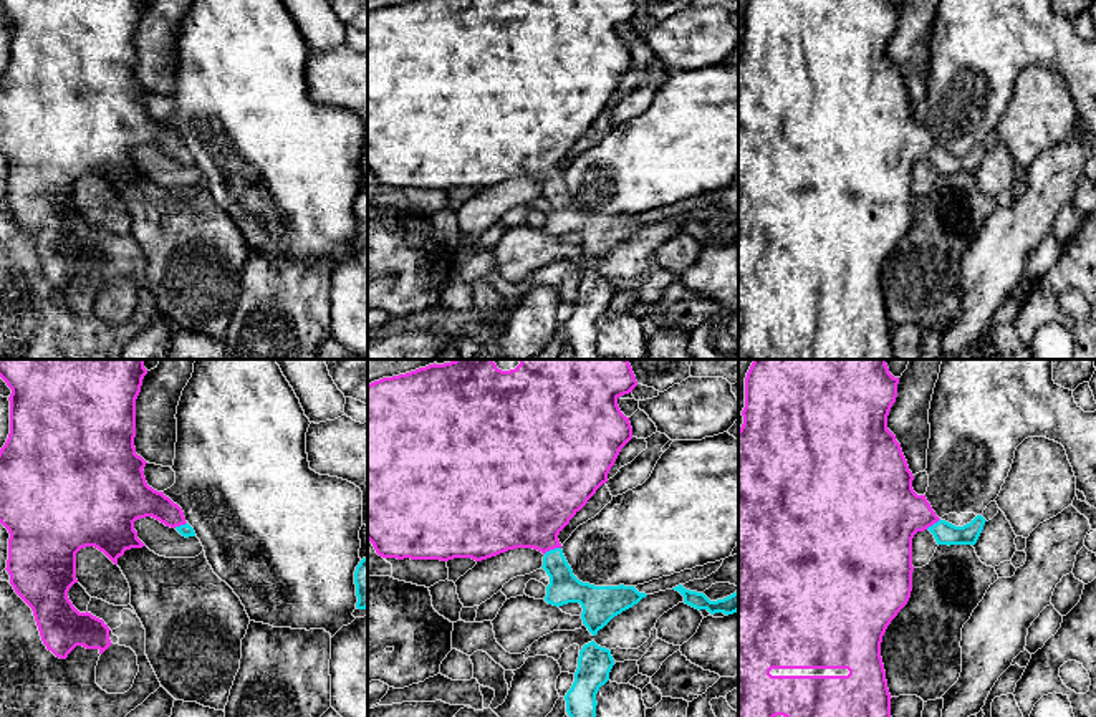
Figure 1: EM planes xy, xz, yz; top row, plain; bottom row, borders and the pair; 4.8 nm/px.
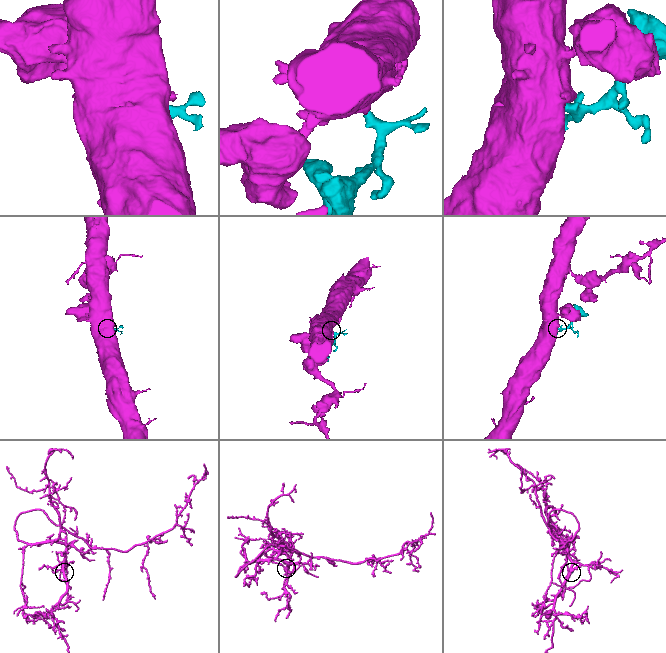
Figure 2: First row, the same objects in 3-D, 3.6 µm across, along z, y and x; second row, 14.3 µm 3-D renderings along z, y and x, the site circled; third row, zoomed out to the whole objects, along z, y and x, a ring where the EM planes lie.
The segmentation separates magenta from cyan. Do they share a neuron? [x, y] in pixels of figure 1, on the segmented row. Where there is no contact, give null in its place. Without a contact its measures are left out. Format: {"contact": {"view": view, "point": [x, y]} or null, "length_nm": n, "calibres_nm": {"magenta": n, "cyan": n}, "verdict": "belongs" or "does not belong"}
{"contact": {"view": "xz", "point": [552, 548]}, "length_nm": 90, "calibres_nm": {"magenta": 420, "cyan": 150}, "verdict": "belongs"}

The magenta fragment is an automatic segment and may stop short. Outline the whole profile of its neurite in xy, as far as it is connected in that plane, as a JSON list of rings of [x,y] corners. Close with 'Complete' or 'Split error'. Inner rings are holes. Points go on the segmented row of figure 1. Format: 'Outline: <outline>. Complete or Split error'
Outline: [[[0,359],[0,378],[12,389],[10,434],[0,449],[0,523],[8,530],[7,571],[15,593],[31,608],[48,651],[66,659],[76,647],[103,654],[113,642],[108,624],[79,613],[68,598],[76,580],[76,553],[94,546],[114,565],[126,550],[146,546],[134,522],[152,517],[182,537],[195,537],[182,508],[147,485],[146,460],[136,454],[136,399],[147,374],[144,359]]]. Split error

